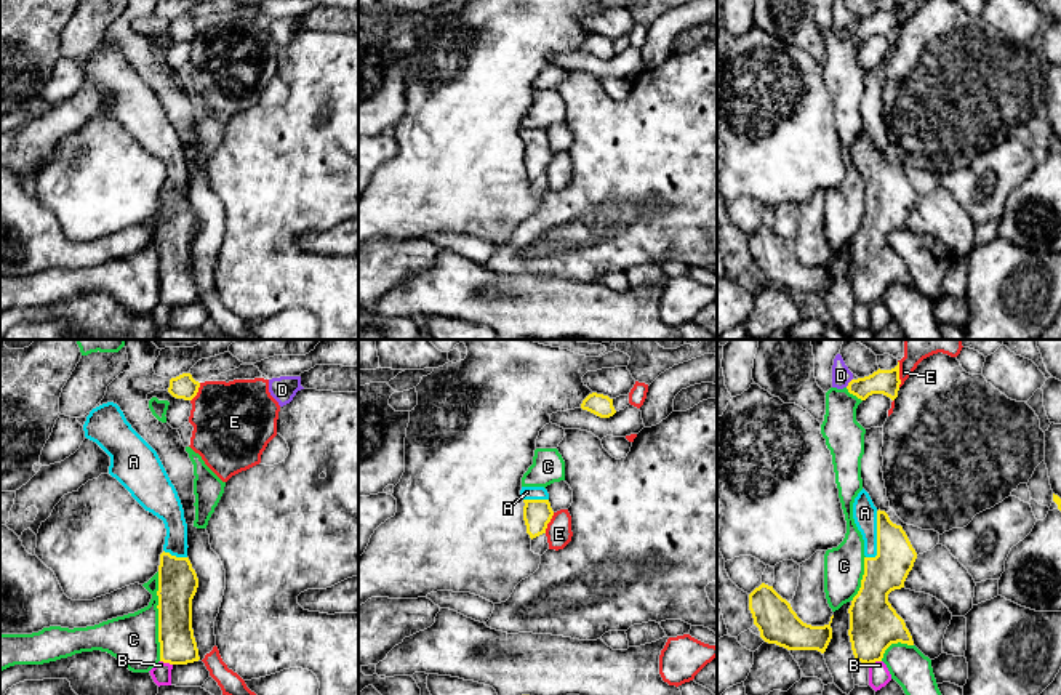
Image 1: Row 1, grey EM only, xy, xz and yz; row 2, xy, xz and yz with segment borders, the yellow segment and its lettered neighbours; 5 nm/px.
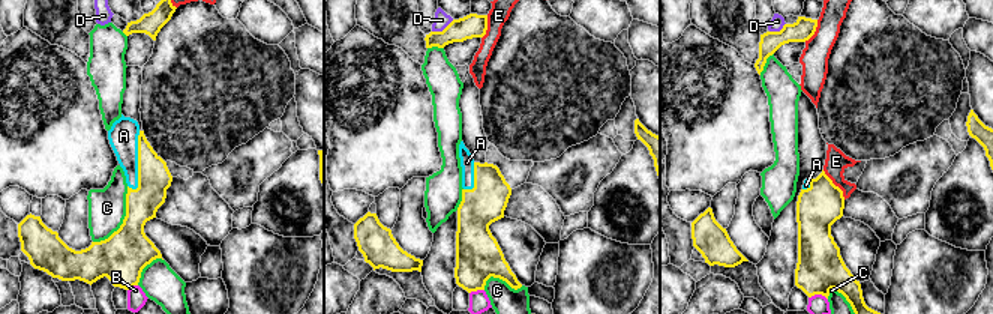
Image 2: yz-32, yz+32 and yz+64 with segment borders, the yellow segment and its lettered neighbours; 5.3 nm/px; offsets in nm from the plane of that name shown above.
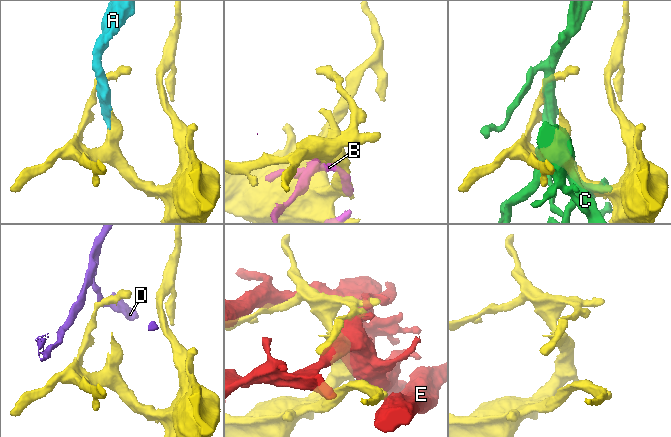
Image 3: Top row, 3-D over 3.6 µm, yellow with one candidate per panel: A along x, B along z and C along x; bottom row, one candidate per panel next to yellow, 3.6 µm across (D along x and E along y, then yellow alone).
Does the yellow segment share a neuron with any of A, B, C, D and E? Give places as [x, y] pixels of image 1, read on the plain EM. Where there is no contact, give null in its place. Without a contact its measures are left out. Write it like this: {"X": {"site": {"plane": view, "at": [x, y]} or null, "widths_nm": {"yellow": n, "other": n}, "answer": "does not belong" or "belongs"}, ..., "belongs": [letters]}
{"A": {"site": {"plane": "yz", "at": [877, 180]}, "widths_nm": {"yellow": 200, "other": 120}, "answer": "belongs"}, "B": {"site": {"plane": "xy", "at": [167, 303]}, "widths_nm": {"yellow": 180, "other": 100}, "answer": "does not belong"}, "C": {"site": {"plane": "xy", "at": [159, 258]}, "widths_nm": {"yellow": 200, "other": 260}, "answer": "does not belong"}, "D": {"site": {"plane": "yz", "at": [848, 24]}, "widths_nm": {"yellow": 130, "other": 100}, "answer": "does not belong"}, "E": {"site": {"plane": "yz", "at": [898, 15]}, "widths_nm": {"yellow": 130, "other": 80}, "answer": "does not belong"}, "belongs": ["A"]}

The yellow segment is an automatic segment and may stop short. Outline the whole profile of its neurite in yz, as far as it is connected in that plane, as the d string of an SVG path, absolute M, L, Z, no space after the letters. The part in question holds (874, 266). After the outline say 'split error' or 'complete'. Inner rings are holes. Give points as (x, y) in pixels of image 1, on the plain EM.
M863 130L853 144L853 160L864 181L864 216L853 239L850 283L856 303L882 303L891 285L914 287L904 261L888 243L888 235L904 229L917 194L901 167L874 147Z | split error

